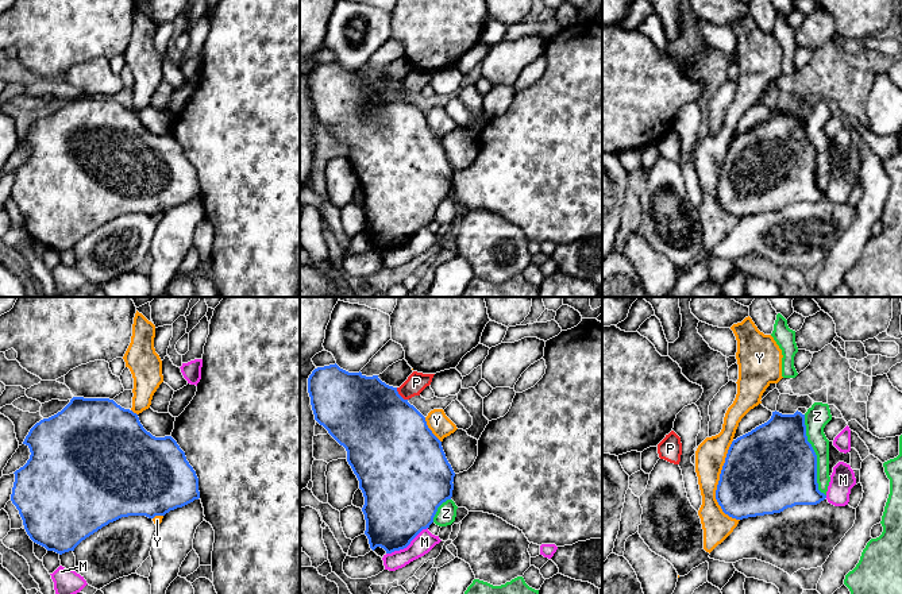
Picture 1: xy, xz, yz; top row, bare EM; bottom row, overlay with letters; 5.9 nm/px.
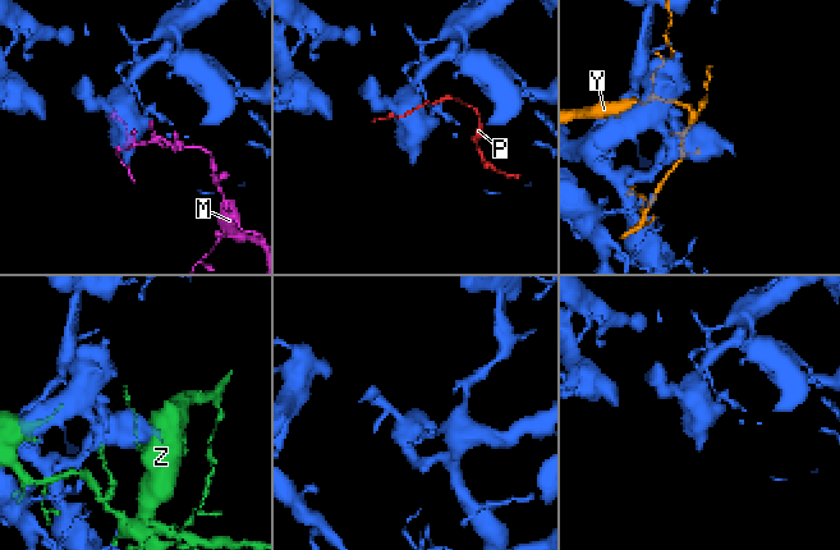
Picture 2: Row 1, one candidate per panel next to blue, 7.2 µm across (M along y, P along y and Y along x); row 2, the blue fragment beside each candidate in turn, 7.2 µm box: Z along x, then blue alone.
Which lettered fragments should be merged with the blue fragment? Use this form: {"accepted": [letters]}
{"accepted": []}

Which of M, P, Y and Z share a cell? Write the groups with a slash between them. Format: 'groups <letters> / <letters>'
groups M / P / Y / Z

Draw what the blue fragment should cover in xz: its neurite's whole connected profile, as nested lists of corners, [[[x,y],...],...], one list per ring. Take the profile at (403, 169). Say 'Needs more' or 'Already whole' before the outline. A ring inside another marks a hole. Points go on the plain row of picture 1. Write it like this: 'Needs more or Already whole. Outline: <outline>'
Already whole. Outline: [[[336,61],[317,65],[308,76],[308,90],[315,117],[346,146],[347,159],[359,178],[370,246],[381,244],[386,251],[406,246],[423,227],[429,225],[437,205],[452,194],[455,170],[442,139],[428,126],[425,115],[398,92],[397,85],[386,82],[378,73],[348,70]]]

